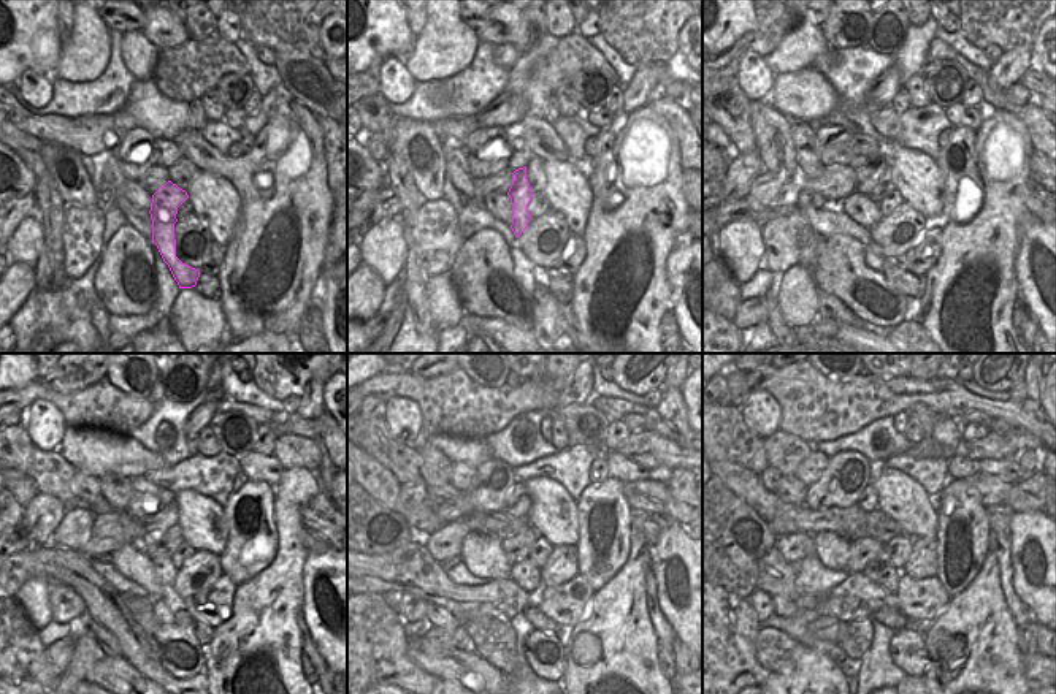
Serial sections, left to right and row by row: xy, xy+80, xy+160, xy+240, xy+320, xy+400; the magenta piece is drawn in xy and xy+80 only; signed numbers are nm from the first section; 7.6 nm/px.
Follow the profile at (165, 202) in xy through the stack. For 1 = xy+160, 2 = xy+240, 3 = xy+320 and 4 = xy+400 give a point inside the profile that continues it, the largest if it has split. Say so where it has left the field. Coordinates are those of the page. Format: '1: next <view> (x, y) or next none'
1: next xy+160 (868, 176)
2: next xy+240 (151, 530)
3: next xy+320 (517, 503)
4: next xy+400 (868, 501)

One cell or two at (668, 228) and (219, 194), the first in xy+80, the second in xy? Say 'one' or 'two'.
two

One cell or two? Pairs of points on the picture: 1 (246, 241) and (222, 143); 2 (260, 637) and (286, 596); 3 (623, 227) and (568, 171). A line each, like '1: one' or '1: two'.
1: two
2: one
3: two

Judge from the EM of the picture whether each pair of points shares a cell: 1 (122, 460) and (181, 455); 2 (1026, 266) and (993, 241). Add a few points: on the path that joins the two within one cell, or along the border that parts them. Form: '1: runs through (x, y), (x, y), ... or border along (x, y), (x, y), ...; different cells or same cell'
1: border along (130, 436), (157, 453), (168, 466); different cells
2: border along (1021, 222), (1015, 257), (1018, 295); different cells

